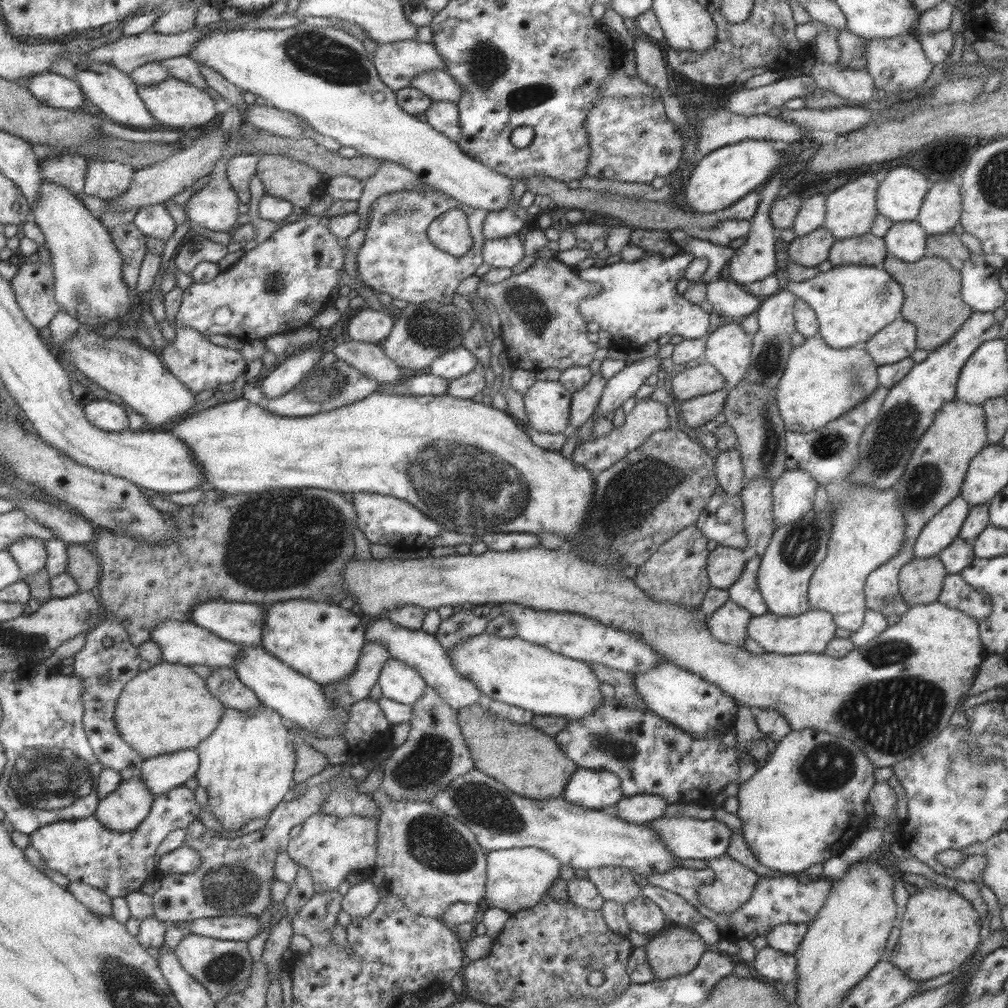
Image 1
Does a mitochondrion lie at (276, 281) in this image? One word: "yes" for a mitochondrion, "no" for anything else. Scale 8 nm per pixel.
yes

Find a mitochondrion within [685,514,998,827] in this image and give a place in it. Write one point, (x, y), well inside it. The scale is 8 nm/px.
(891, 717)

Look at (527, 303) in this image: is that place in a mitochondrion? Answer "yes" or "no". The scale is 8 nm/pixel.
yes

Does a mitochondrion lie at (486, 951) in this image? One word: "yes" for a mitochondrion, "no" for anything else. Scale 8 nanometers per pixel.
no

